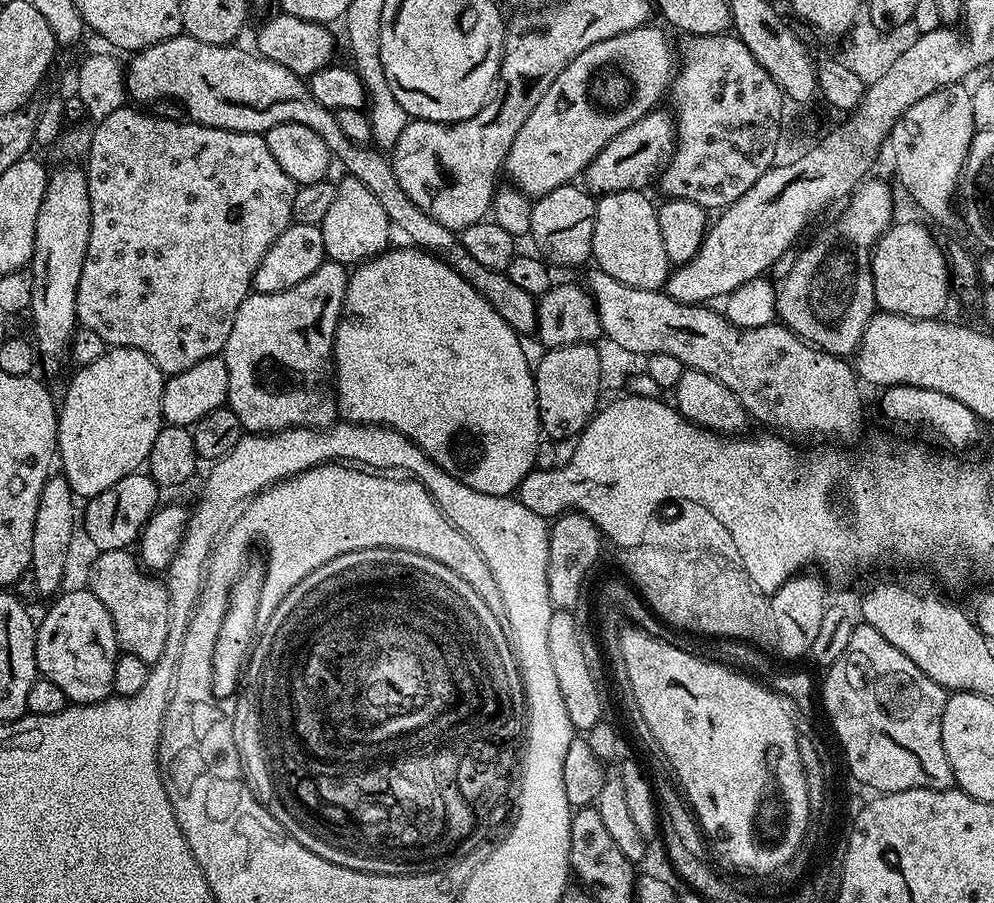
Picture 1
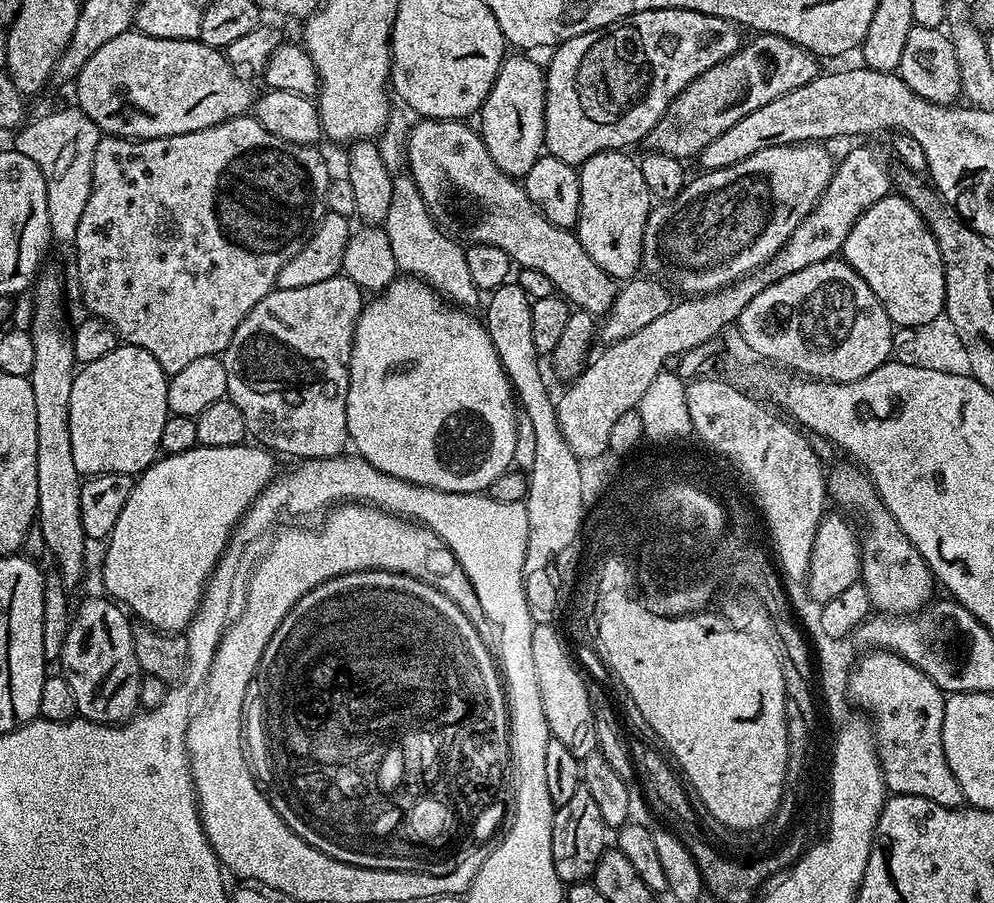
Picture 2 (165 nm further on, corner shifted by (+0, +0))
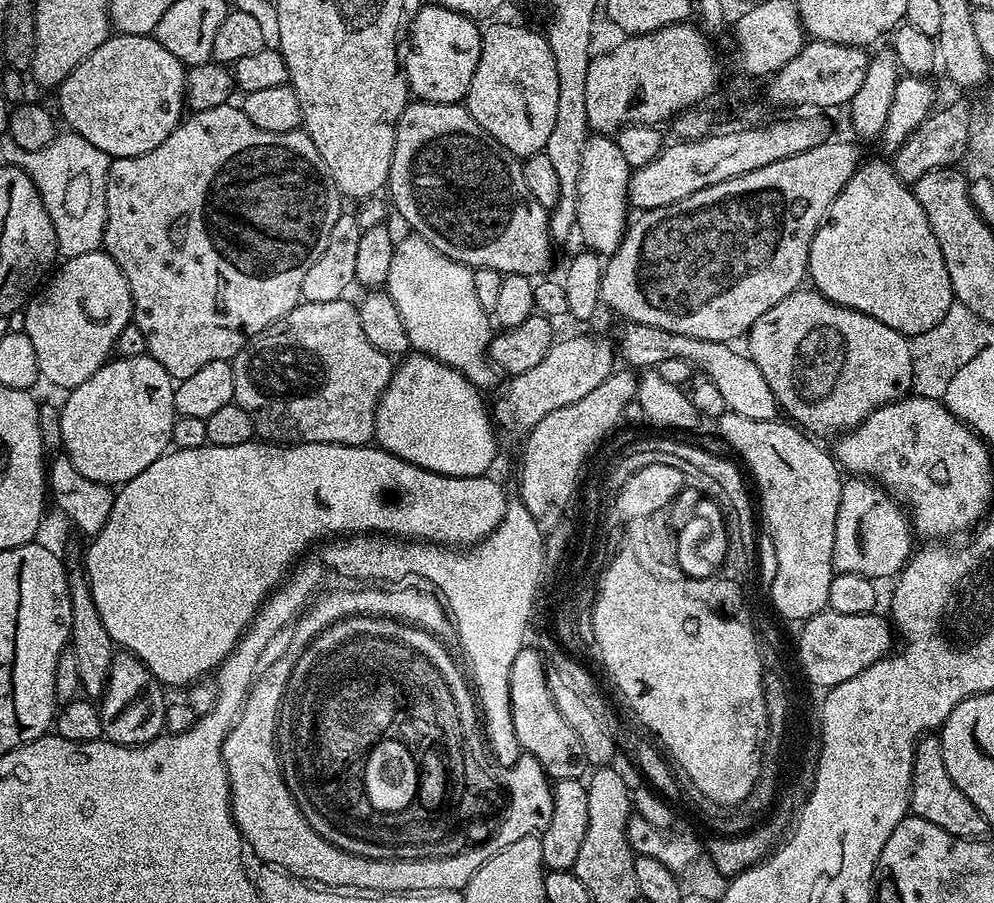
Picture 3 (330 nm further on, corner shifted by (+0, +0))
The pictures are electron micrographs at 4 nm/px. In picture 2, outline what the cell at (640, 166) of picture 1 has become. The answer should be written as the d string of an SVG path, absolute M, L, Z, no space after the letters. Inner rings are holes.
M756 34L751 38L753 40L749 44L747 41L739 51L723 60L721 64L712 66L710 70L706 70L706 74L689 82L672 99L672 105L666 110L666 114L662 114L660 121L647 134L646 144L649 144L647 147L651 151L661 152L674 160L688 162L691 156L692 159L699 157L700 152L706 146L710 146L710 142L714 142L714 138L726 134L726 130L730 130L734 122L742 122L746 114L754 114L754 110L762 110L766 102L774 102L774 98L790 94L816 79L818 75L817 57L807 52L802 46L784 40L781 36Z

